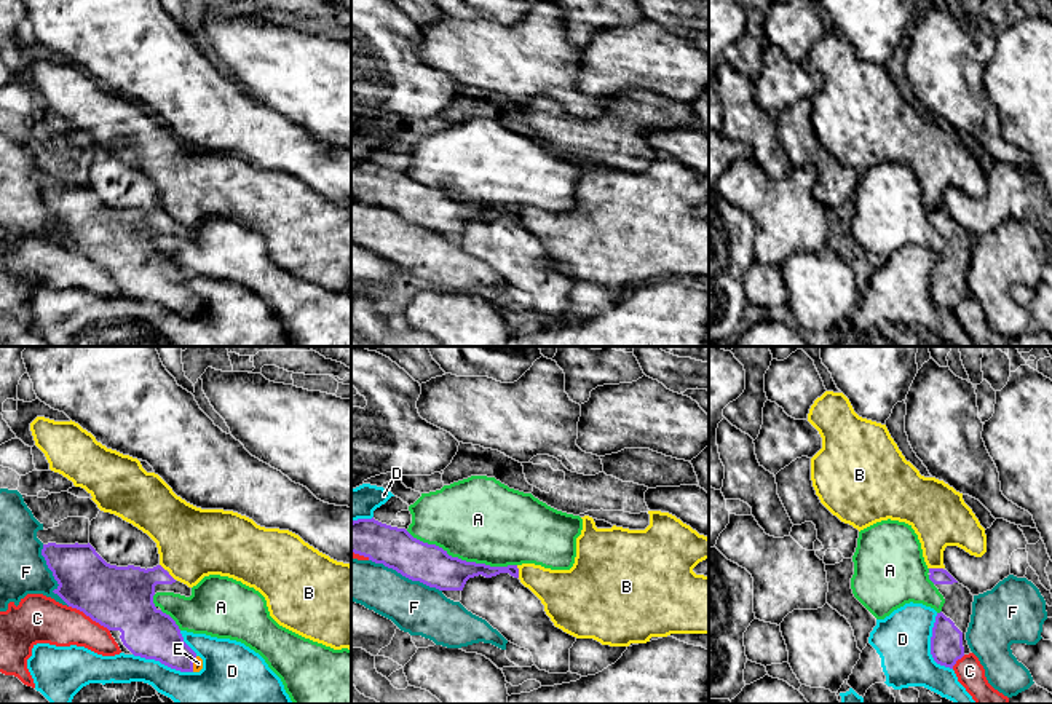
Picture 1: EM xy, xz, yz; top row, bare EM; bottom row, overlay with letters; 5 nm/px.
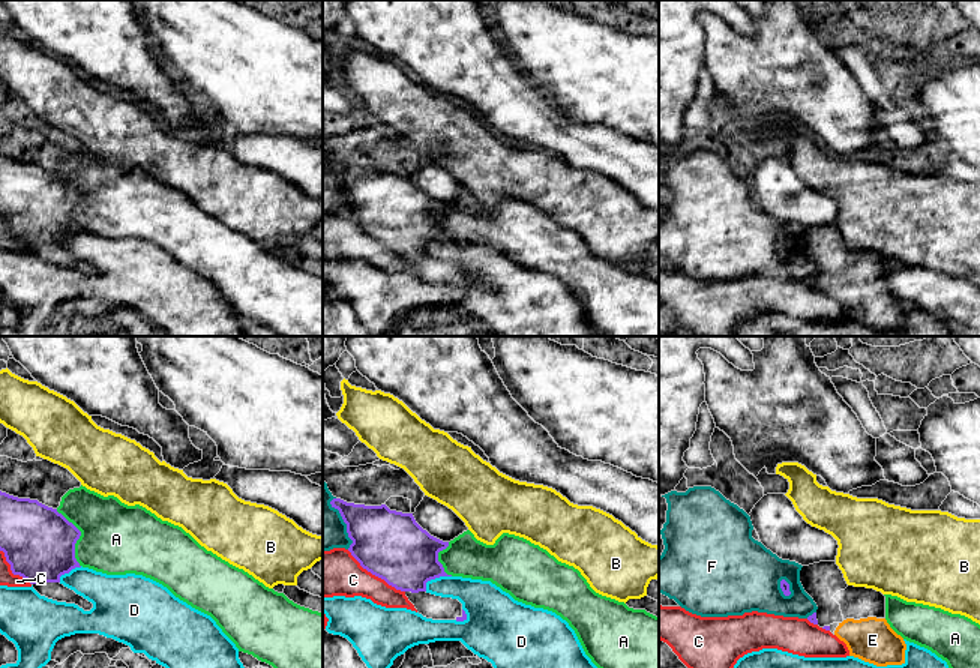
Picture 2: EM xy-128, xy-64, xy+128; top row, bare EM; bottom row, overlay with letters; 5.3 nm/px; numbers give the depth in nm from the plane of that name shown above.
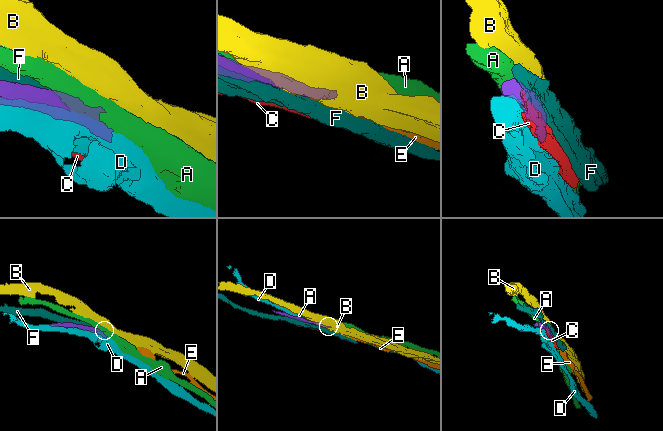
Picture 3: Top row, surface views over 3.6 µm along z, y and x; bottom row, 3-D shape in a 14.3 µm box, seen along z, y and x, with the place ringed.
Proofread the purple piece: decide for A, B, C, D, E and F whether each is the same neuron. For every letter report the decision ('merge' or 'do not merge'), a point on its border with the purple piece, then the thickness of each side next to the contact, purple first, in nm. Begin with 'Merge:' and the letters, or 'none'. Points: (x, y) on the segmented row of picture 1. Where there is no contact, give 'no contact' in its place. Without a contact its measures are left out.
Merge: E
A: do not merge | xz (460, 559) | 200/440 nm
B: do not merge | yz (936, 569) | 80/280 nm
C: do not merge | xy (90, 616) | 320/240 nm
D: do not merge | yz (931, 645) | 160/280 nm
E: merge | xy (192, 664) | 240/50 nm
F: do not merge | xz (406, 577) | 200/260 nm

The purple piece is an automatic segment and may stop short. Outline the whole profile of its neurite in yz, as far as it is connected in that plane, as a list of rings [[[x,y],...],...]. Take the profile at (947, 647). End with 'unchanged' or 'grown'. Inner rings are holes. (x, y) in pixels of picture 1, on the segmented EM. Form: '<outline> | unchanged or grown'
[[[929,568],[929,573],[929,579],[945,599],[932,627],[931,655],[937,664],[953,669],[958,659],[972,653],[966,632],[971,623],[974,595],[947,570]]] | grown

